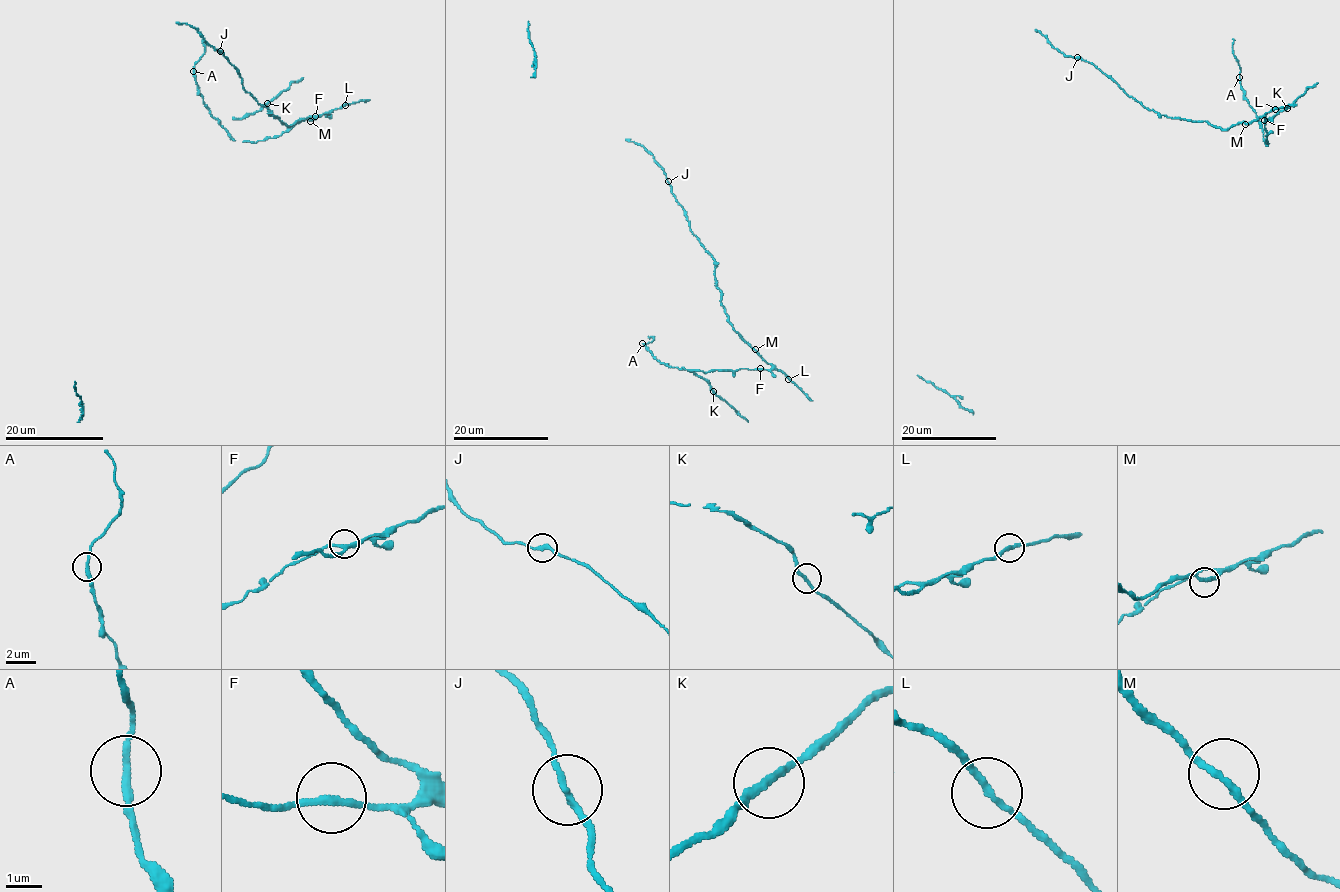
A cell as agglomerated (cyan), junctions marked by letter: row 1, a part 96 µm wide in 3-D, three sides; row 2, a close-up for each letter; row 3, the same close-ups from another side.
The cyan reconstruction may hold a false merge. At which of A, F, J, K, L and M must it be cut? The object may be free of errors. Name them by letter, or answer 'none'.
none

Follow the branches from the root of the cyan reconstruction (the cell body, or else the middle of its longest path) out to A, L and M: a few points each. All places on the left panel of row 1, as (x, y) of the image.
A: (224, 55), (242, 88), (284, 124), (328, 113), (307, 117), (272, 138), (235, 140), (212, 116), (193, 71)
L: (224, 55), (236, 69), (242, 88), (266, 107), (268, 114), (287, 126), (315, 119), (345, 105)
M: (224, 55), (236, 69), (242, 88), (266, 107), (268, 114), (278, 117), (287, 126), (307, 118), (310, 121)

